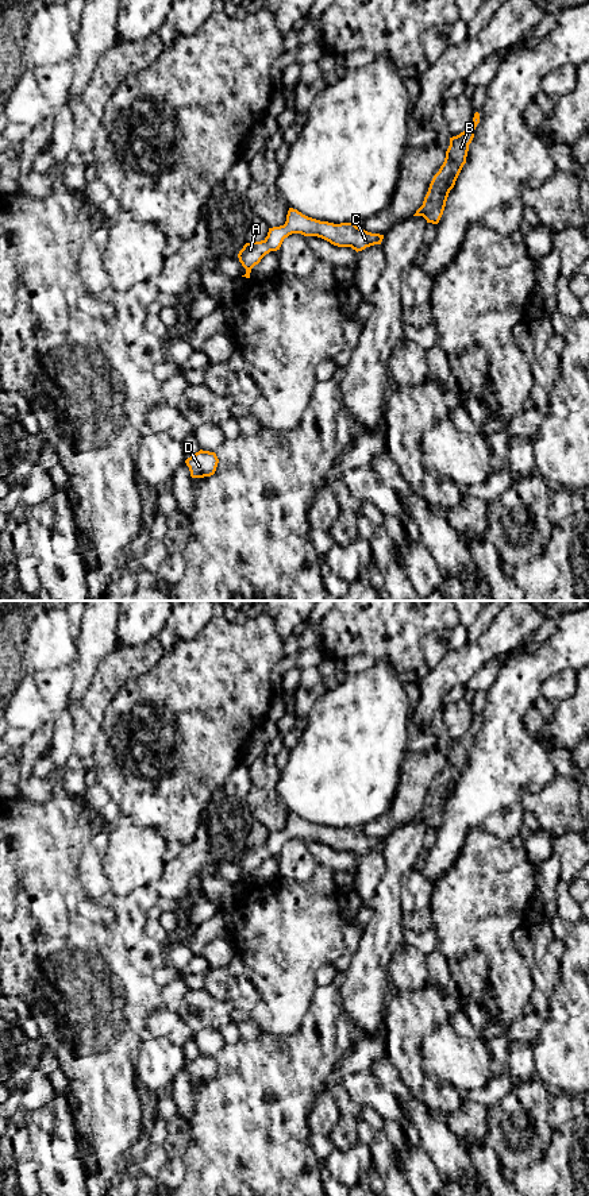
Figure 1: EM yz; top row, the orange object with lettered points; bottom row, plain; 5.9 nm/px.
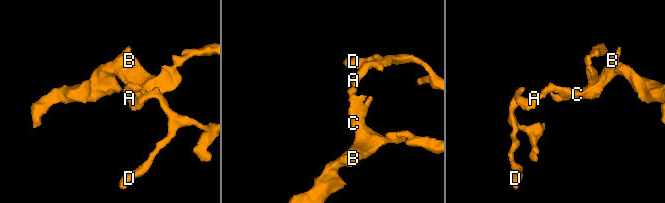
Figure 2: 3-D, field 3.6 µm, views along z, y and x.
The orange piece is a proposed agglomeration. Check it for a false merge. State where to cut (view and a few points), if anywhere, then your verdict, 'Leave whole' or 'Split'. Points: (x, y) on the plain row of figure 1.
No split. Leave whole

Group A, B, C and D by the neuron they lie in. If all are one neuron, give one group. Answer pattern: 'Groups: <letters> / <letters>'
Groups: A B C D

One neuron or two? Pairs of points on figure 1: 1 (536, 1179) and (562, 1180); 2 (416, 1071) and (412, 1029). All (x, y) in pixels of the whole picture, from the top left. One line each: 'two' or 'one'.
1: one
2: one

